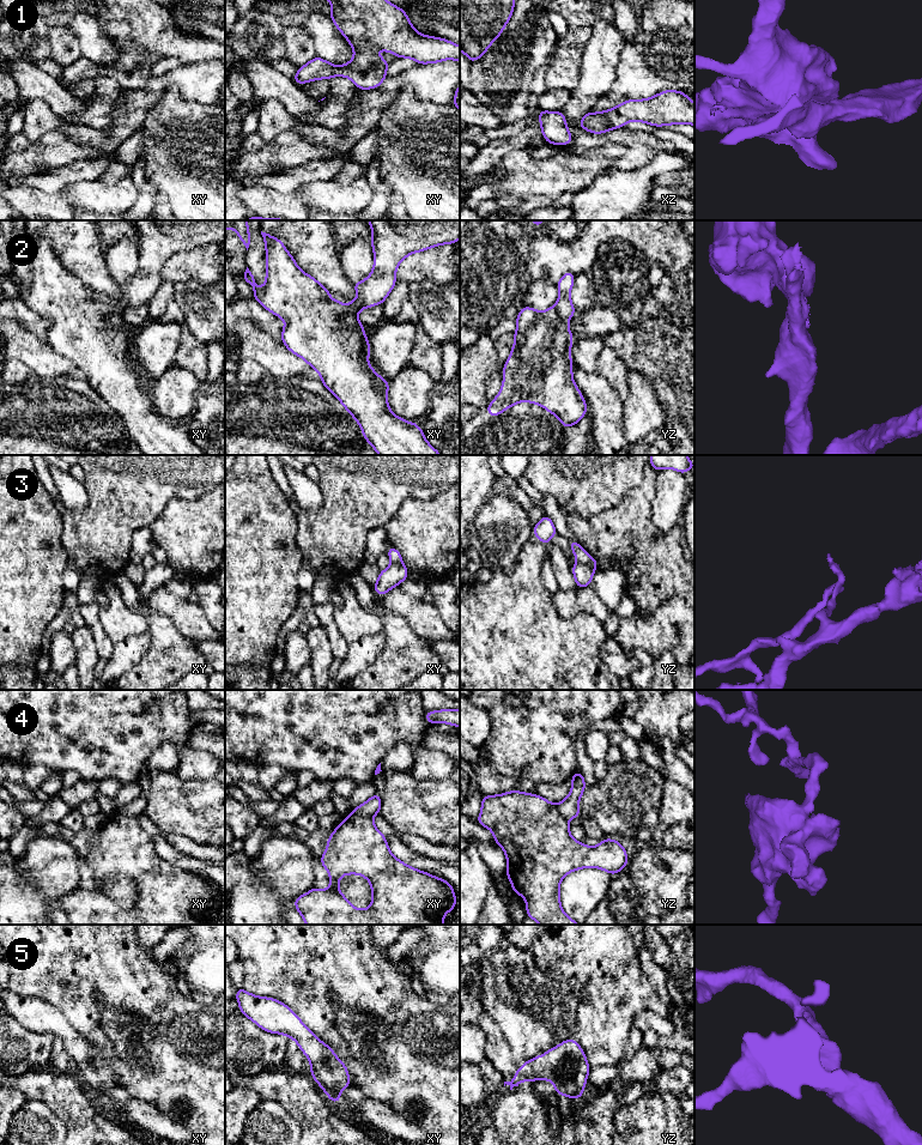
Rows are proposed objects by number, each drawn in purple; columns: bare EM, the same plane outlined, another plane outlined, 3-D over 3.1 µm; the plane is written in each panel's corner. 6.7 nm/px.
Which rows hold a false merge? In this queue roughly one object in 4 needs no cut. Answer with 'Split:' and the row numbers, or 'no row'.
Split: 2, 3, 4

